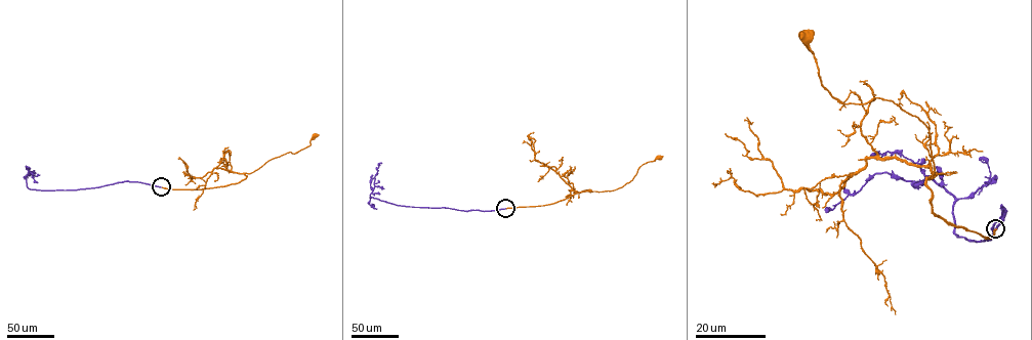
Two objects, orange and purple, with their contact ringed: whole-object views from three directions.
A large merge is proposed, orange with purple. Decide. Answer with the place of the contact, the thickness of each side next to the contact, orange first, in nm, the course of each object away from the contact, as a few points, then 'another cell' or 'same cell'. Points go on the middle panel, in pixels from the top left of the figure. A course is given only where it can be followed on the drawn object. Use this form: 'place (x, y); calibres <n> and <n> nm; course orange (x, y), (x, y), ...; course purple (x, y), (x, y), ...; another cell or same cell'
place (505, 208); calibres 280 and 300 nm; course orange (505, 208), (553, 204), (590, 190), (588, 189), (614, 189), (631, 180), (643, 164), (659, 157); course purple (505, 208), (467, 211), (413, 207), (370, 198), (378, 164), (381, 163); same cell

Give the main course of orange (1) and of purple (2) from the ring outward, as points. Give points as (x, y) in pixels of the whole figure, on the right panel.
1: (996, 228), (985, 238), (938, 216), (927, 127), (893, 101), (840, 103), (803, 37)
2: (996, 228), (1002, 206), (991, 240), (957, 236), (955, 198), (932, 179), (904, 180), (886, 172), (825, 212)

